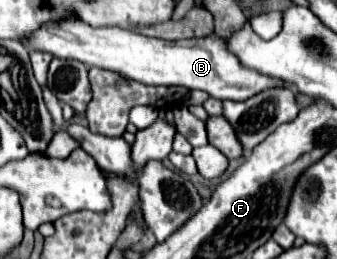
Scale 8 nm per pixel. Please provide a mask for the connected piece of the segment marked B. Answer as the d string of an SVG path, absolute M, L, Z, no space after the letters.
M66 20L60 24L44 24L34 36L24 40L28 48L50 52L56 58L66 60L78 60L86 66L96 66L104 70L118 72L126 78L138 80L142 84L154 84L154 86L184 86L188 90L204 90L210 96L218 100L236 100L244 102L244 98L252 98L254 94L270 88L290 88L296 94L298 108L306 108L314 104L316 98L306 96L296 90L294 84L282 80L282 78L270 78L266 74L260 74L256 70L250 70L242 66L236 54L228 50L228 44L222 36L210 34L206 38L186 38L186 40L160 40L160 38L148 38L138 32L122 30L122 28L92 28L86 22L80 20Z

